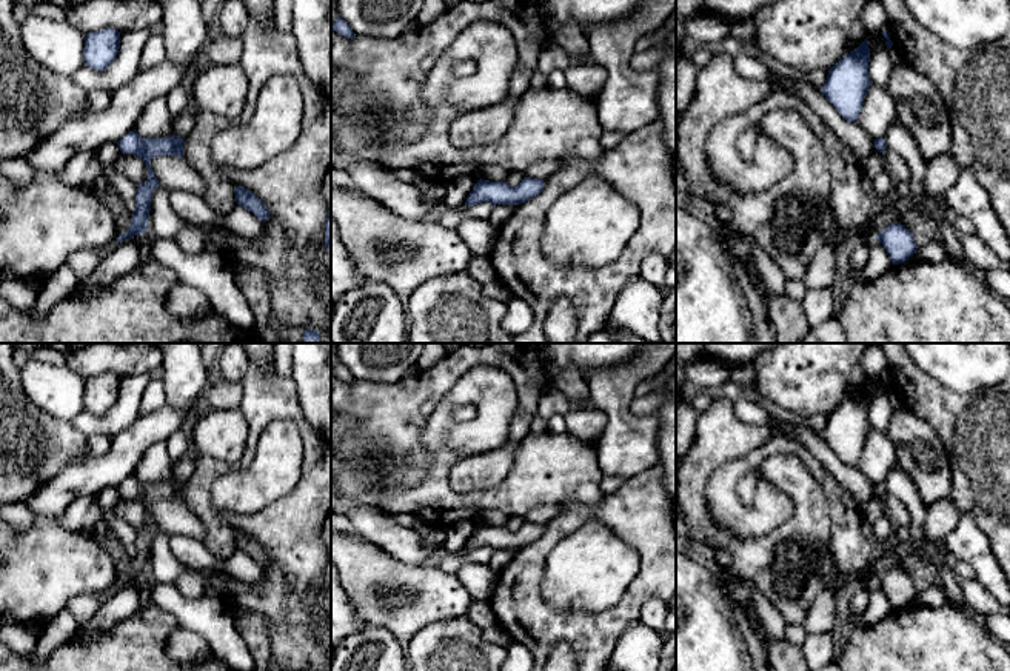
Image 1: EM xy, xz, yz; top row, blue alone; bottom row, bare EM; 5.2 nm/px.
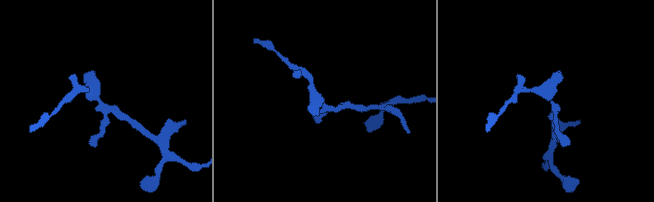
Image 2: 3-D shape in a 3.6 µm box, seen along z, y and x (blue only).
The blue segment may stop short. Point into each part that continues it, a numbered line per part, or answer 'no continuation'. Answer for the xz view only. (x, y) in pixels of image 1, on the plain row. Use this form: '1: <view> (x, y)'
no continuation

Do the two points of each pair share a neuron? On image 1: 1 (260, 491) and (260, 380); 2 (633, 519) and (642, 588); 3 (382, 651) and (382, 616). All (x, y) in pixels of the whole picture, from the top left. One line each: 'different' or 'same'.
1: different
2: same
3: different

